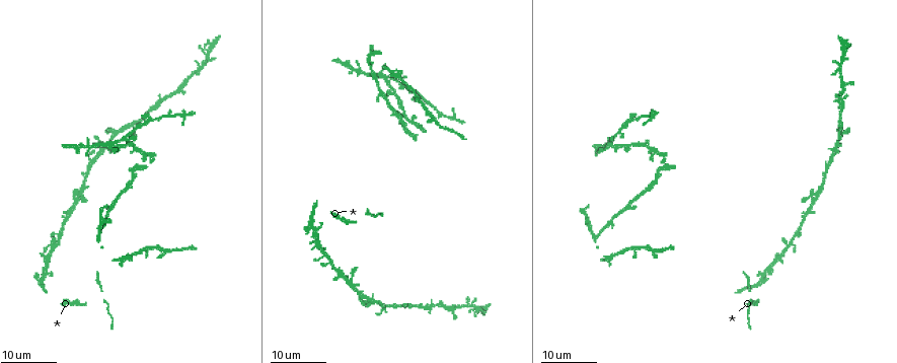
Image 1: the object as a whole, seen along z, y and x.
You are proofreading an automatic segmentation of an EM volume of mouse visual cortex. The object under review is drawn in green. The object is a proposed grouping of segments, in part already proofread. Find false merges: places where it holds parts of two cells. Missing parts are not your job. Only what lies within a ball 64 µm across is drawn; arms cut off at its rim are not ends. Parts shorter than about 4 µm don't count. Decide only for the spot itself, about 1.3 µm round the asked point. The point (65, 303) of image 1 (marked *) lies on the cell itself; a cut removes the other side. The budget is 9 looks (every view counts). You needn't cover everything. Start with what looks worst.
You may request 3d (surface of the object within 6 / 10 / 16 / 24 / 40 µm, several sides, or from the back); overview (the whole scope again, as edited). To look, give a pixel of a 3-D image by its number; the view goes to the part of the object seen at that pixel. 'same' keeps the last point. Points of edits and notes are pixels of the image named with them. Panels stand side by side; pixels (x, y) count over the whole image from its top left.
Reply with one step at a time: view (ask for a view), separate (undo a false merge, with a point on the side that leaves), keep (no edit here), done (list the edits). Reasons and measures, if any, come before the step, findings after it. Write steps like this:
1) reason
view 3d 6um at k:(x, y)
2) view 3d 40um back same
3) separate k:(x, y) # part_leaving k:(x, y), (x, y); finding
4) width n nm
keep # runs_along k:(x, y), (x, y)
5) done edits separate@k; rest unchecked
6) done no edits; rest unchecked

a fork
view 3d 16um at 1:(112, 143)

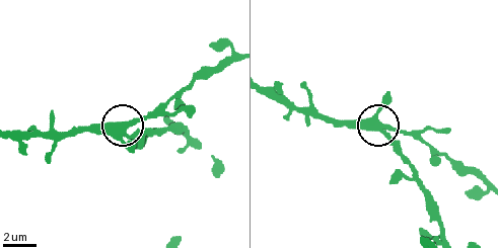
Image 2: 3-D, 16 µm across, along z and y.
closer look
view 3d 6um at 2:(125, 123)

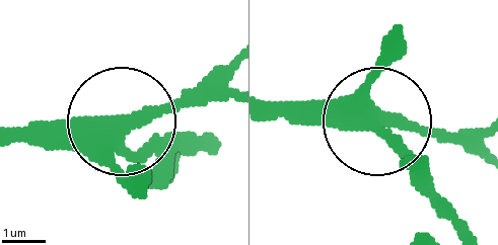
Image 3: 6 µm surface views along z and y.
arms 3
keep # continuous, no second cell

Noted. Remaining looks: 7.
three arms meet
view 3d 16um at 1:(381, 93)

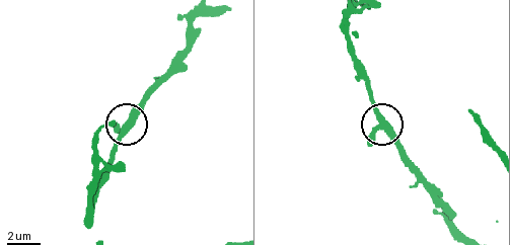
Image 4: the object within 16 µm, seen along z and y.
view 3d 6um at 4:(384, 121)

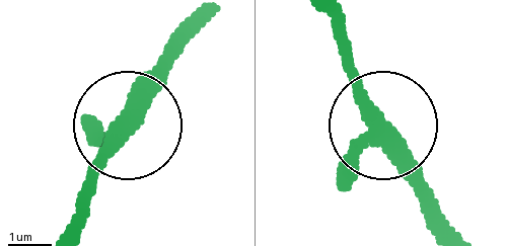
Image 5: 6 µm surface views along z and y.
keep # all the same cell

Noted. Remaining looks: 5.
branch point
view 3d 16um at 1:(163, 250)

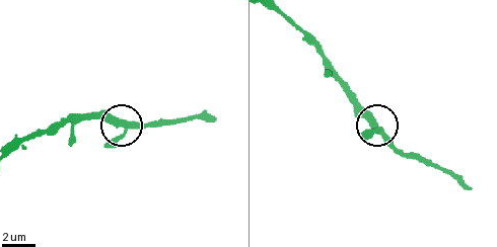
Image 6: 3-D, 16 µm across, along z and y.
view 3d 10um at 6:(122, 125)

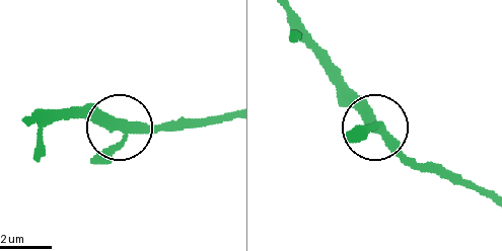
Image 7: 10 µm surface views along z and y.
arms 3
keep # all the same cell

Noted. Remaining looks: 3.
thick turns thin
view 3d 24um at 1:(151, 159)

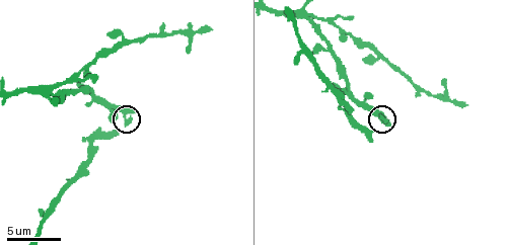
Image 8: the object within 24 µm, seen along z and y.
view 3d 10um at 8:(130, 120)

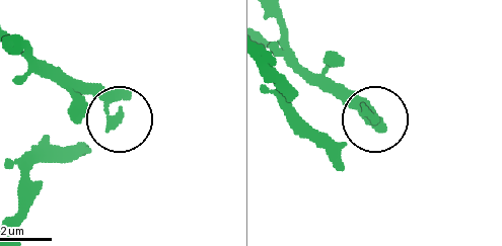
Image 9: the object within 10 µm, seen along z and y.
view 3d 6um at 9:(371, 115)

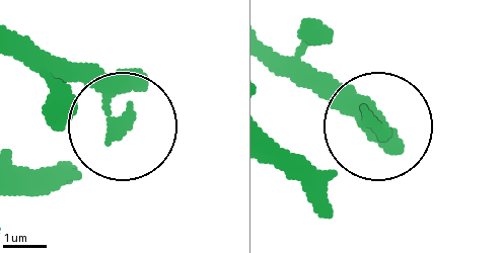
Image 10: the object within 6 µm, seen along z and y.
keep # all the same cell

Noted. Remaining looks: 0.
done no edits; rest unchecked

